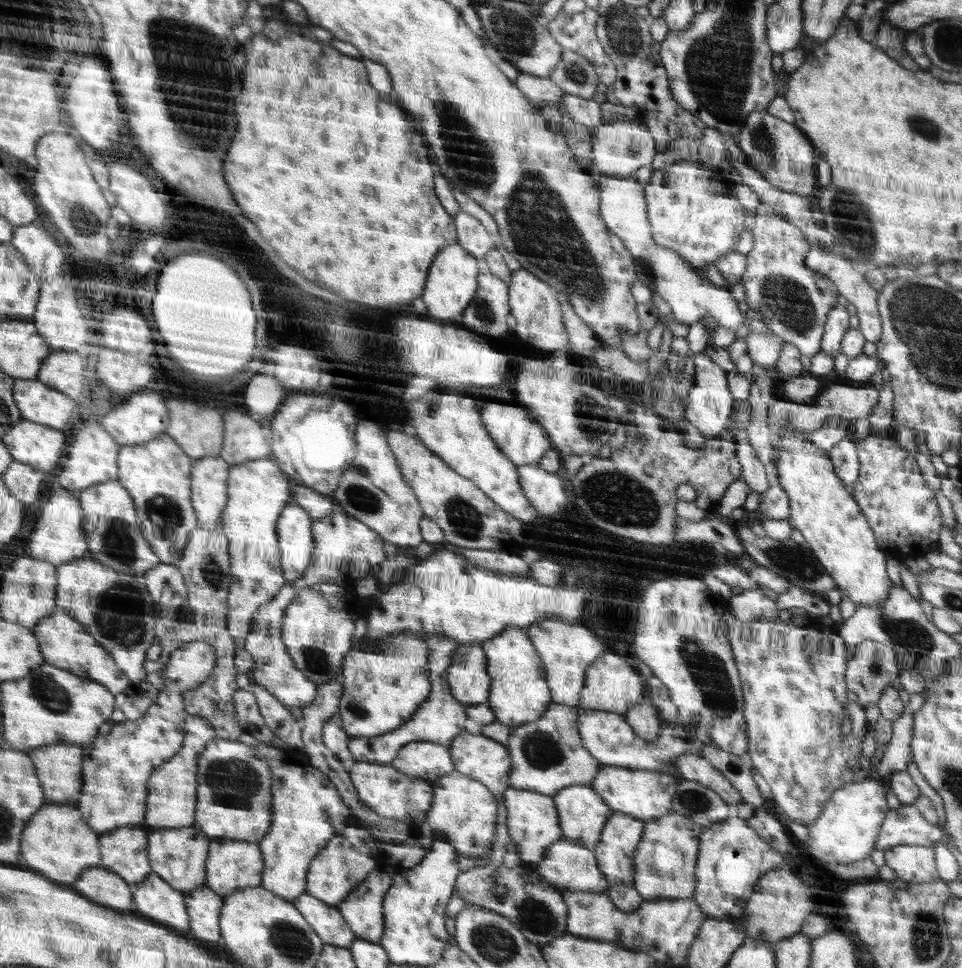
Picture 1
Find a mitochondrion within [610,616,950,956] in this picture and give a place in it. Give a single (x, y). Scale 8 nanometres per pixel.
(707, 669)

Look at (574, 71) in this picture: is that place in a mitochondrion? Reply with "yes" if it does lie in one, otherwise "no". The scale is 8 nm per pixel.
yes

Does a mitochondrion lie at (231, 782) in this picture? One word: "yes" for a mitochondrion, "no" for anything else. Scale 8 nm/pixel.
yes

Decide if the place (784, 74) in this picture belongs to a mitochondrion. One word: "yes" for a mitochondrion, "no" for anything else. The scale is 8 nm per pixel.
no

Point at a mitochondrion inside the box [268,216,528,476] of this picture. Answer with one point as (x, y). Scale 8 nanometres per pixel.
(484, 310)

